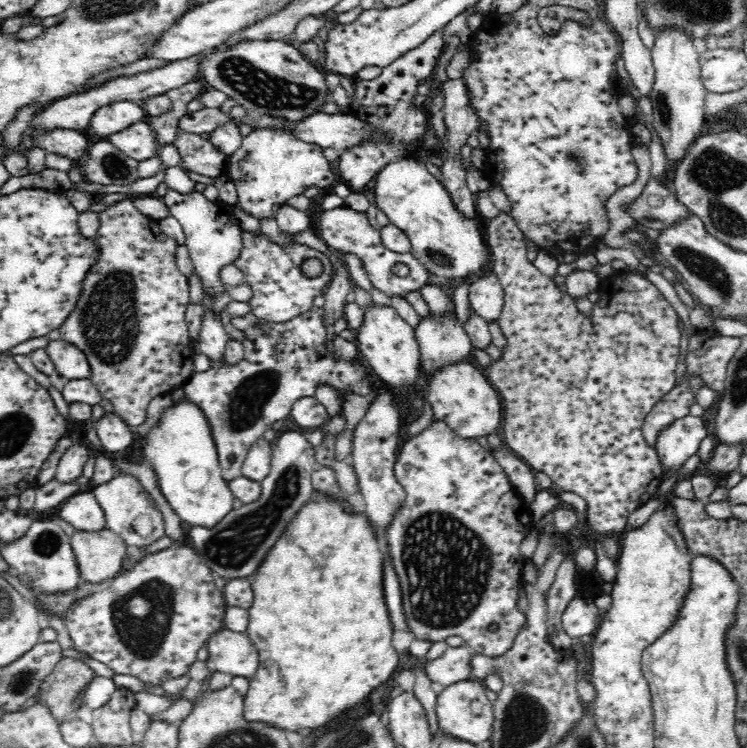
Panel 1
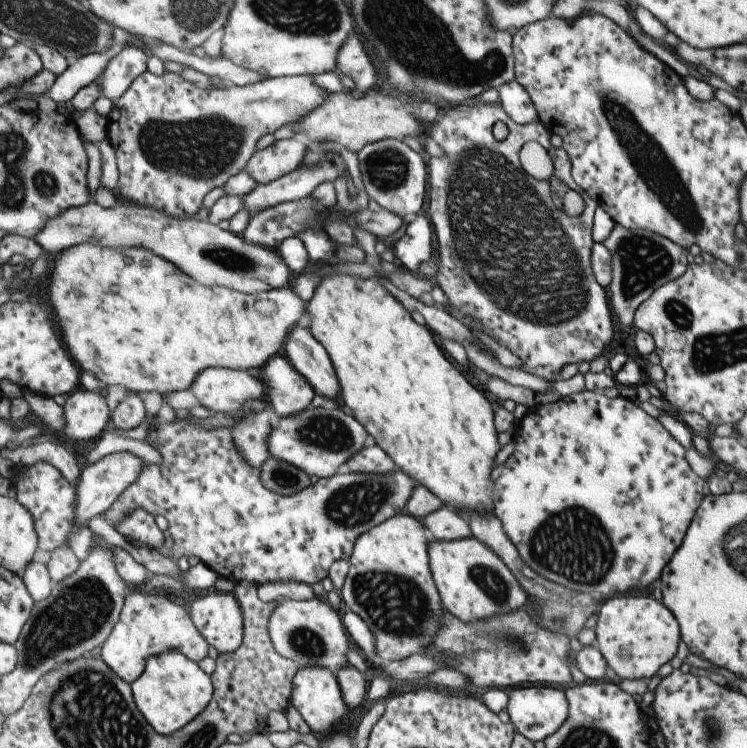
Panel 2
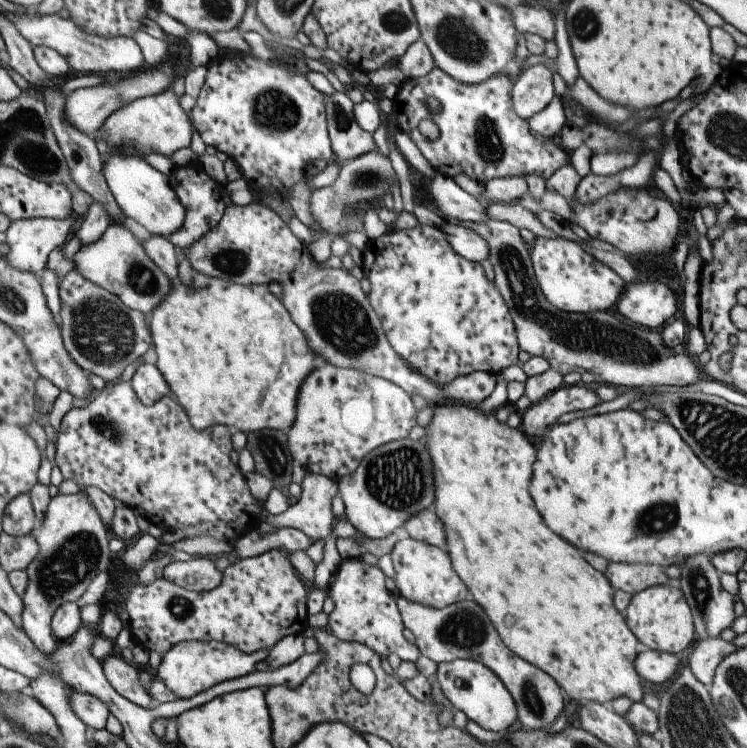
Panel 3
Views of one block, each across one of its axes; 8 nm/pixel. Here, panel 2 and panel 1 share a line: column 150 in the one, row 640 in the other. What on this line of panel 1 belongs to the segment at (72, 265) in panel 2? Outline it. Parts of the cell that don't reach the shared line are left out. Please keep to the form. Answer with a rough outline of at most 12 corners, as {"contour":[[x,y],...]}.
{"contour":[[366,511],[264,556],[247,721],[326,726],[398,666]]}

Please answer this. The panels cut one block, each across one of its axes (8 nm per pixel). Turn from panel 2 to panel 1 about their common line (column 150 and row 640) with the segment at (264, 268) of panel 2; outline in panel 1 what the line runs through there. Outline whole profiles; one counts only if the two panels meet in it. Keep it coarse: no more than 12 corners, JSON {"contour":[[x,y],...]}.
{"contour":[[226,628],[207,643],[212,673],[254,676],[259,652],[246,632]]}

